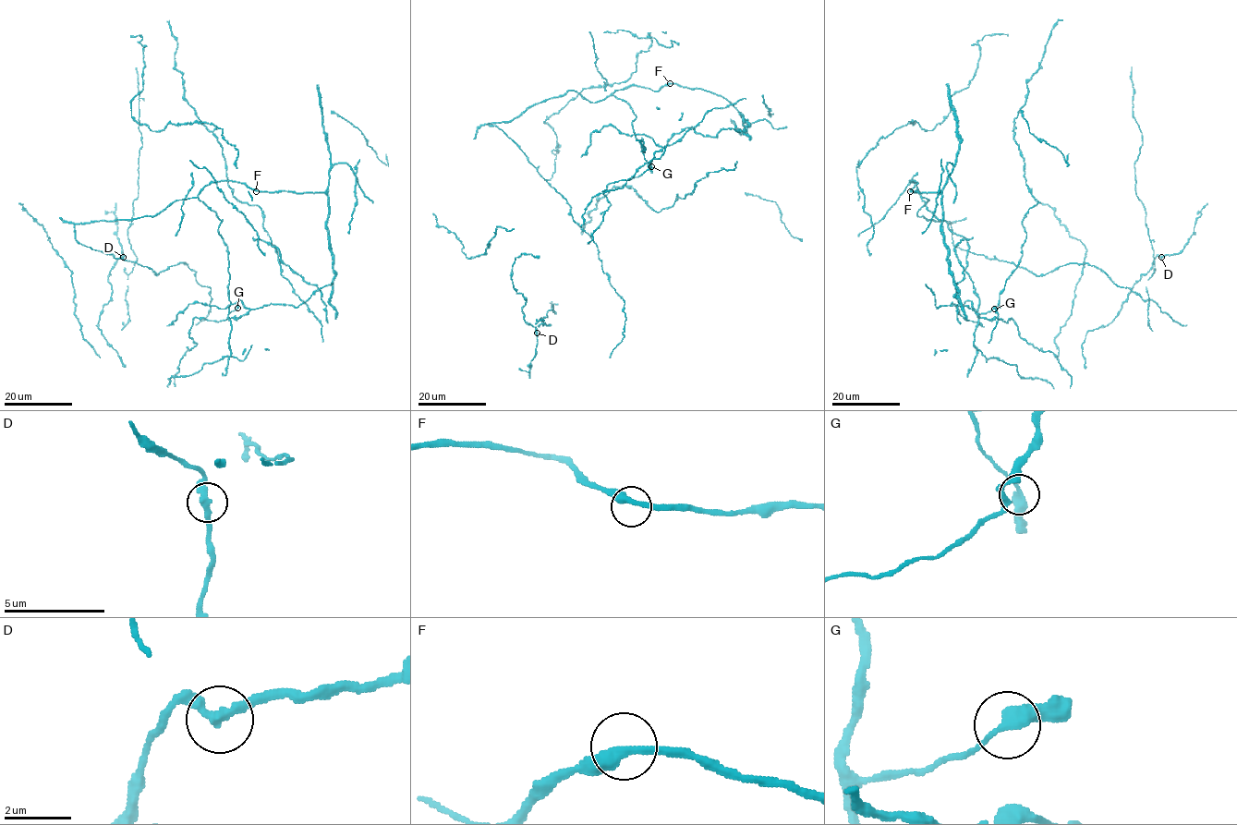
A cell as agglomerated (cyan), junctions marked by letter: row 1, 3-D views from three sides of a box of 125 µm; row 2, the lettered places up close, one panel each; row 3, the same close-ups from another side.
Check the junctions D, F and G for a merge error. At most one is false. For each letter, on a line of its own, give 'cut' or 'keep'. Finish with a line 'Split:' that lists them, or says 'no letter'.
D: keep
F: keep
G: keep
Split: no letter

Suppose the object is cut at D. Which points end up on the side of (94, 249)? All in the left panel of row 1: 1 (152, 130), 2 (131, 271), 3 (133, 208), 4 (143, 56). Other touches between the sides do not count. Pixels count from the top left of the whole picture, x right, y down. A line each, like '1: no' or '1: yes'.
1: yes
2: no
3: no
4: yes

